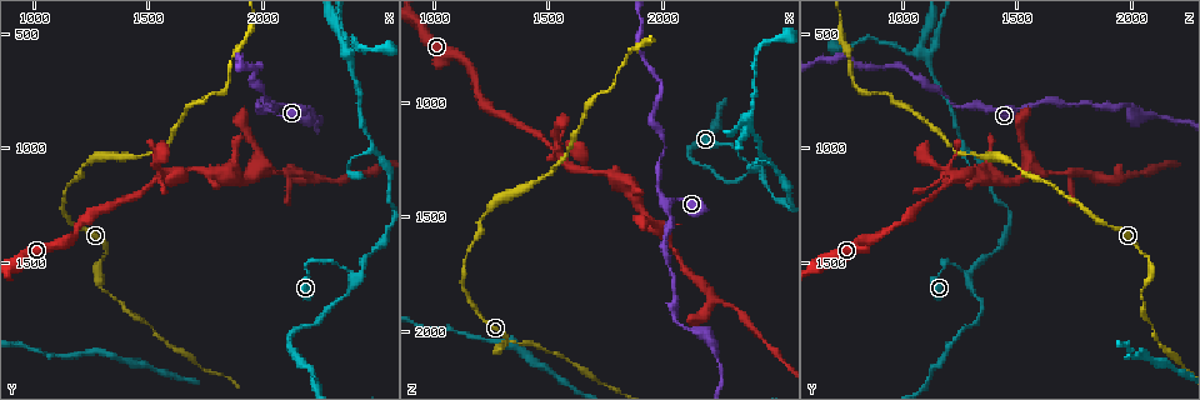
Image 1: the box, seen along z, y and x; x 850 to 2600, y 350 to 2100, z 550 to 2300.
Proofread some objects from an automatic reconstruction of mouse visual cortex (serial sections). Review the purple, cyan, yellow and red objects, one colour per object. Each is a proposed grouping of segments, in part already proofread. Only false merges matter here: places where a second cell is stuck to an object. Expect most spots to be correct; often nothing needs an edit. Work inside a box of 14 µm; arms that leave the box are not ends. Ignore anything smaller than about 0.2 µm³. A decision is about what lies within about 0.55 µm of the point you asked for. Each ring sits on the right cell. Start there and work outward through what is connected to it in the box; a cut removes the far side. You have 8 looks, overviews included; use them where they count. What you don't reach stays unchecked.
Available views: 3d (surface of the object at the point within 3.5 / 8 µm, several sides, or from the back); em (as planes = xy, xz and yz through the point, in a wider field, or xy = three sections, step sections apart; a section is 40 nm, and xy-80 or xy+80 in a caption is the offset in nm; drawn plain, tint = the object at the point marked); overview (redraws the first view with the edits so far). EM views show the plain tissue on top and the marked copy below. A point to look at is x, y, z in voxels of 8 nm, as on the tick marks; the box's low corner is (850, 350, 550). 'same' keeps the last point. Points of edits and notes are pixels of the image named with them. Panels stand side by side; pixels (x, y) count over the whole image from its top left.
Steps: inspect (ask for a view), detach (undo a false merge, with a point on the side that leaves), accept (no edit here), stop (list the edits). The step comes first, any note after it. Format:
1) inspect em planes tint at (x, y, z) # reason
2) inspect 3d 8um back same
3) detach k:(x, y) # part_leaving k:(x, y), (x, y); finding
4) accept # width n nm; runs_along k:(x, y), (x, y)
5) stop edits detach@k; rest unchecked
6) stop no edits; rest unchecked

inspect 3d 3.5um back at (2000, 840, 1410) # abrupt turn

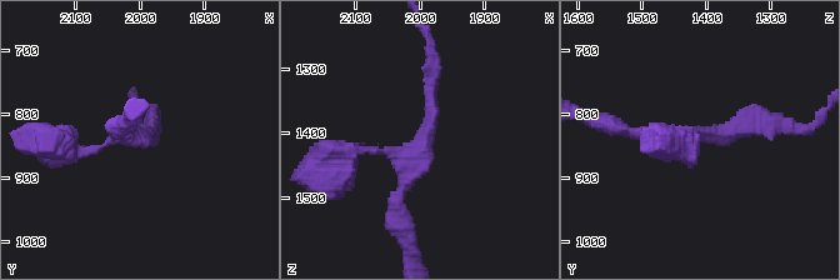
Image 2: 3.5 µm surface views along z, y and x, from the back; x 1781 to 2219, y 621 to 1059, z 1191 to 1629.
inspect em planes tint at (1995, 835, 1420)

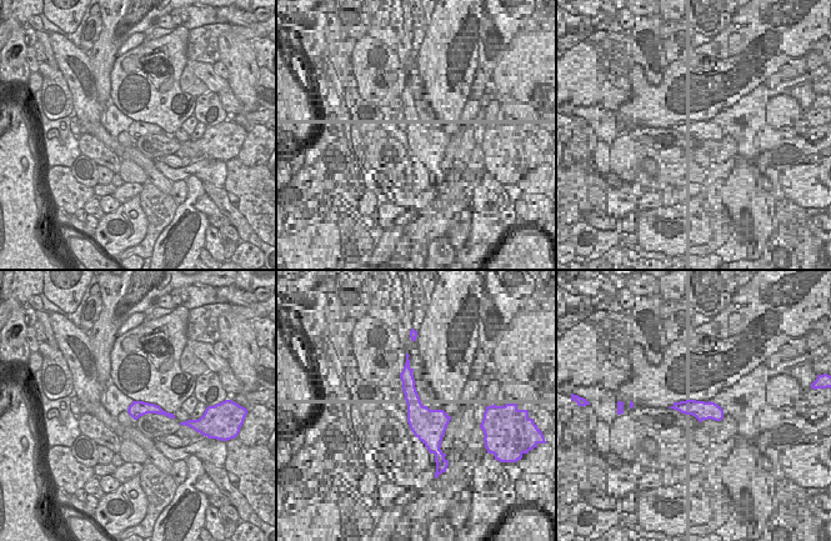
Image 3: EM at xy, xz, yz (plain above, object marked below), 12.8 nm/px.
accept # width 200 nm; runs_along 2:(348, 154), (424, 148), (431, 64); one cell here

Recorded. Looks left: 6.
inspect em planes tint at (1540, 1120, 1220) # arms part here

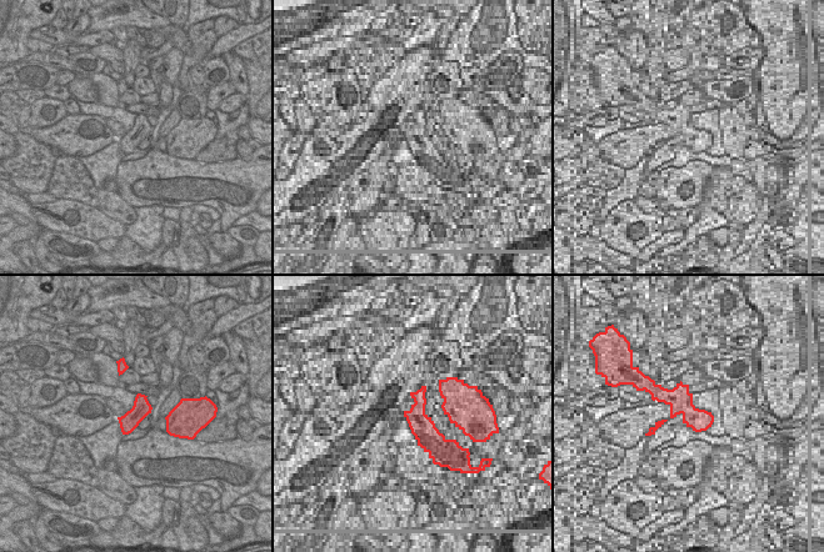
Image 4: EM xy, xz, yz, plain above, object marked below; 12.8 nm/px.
inspect 3d 3.5um same

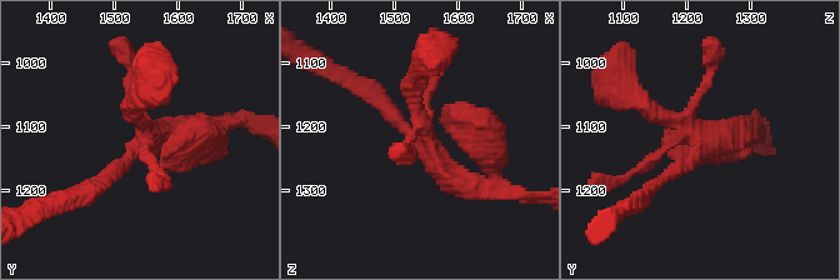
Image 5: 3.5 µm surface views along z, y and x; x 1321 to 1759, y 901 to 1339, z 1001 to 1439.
accept # runs_along 5:(371, 93), (429, 158), (483, 189); one cell here

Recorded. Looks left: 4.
inspect 3d 3.5um at (1990, 1080, 1550) # branch point

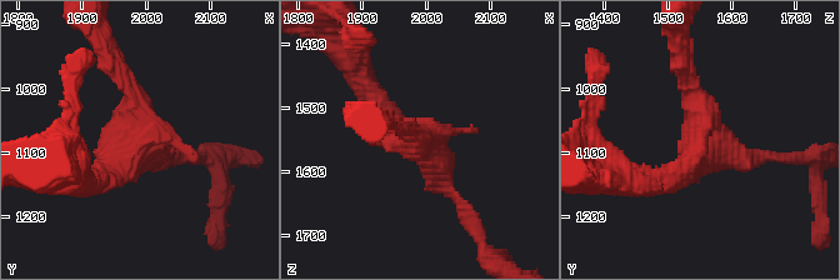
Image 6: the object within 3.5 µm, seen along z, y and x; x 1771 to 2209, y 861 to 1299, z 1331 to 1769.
accept # runs_along 6:(371, 93), (464, 209); one cell here

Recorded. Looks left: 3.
stop no edits; rest unchecked

